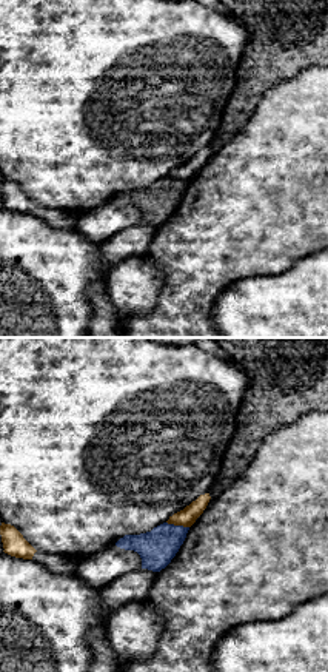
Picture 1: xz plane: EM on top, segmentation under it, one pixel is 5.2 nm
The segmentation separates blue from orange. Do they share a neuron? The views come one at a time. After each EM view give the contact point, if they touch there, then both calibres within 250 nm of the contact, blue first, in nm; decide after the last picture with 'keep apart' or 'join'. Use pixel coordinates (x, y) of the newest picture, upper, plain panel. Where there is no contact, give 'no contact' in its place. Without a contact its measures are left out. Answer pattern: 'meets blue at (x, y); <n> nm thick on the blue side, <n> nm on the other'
meets blue at (177, 181); 190 nm thick on the blue side, 90 nm on the other

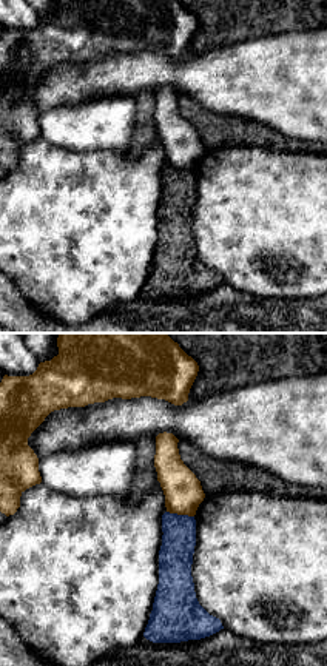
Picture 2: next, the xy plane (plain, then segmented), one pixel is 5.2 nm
meets blue at (181, 170); 180 nm thick on the blue side, 200 nm on the other

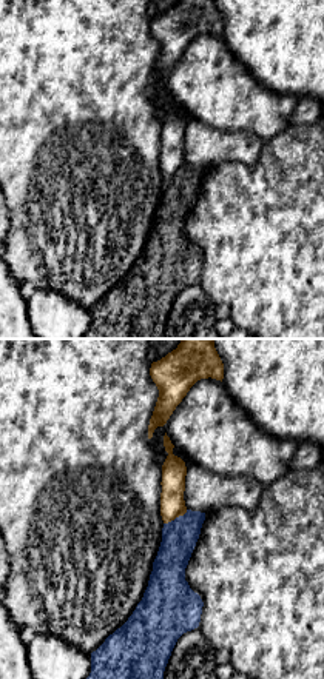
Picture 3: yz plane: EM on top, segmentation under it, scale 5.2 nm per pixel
meets blue at (176, 173); 190 nm thick on the blue side, 130 nm on the other

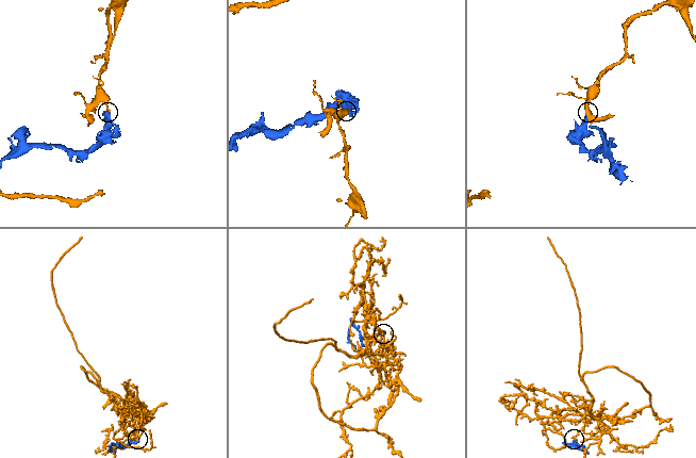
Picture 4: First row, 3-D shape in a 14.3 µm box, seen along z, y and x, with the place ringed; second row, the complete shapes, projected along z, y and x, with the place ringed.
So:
keep apart

